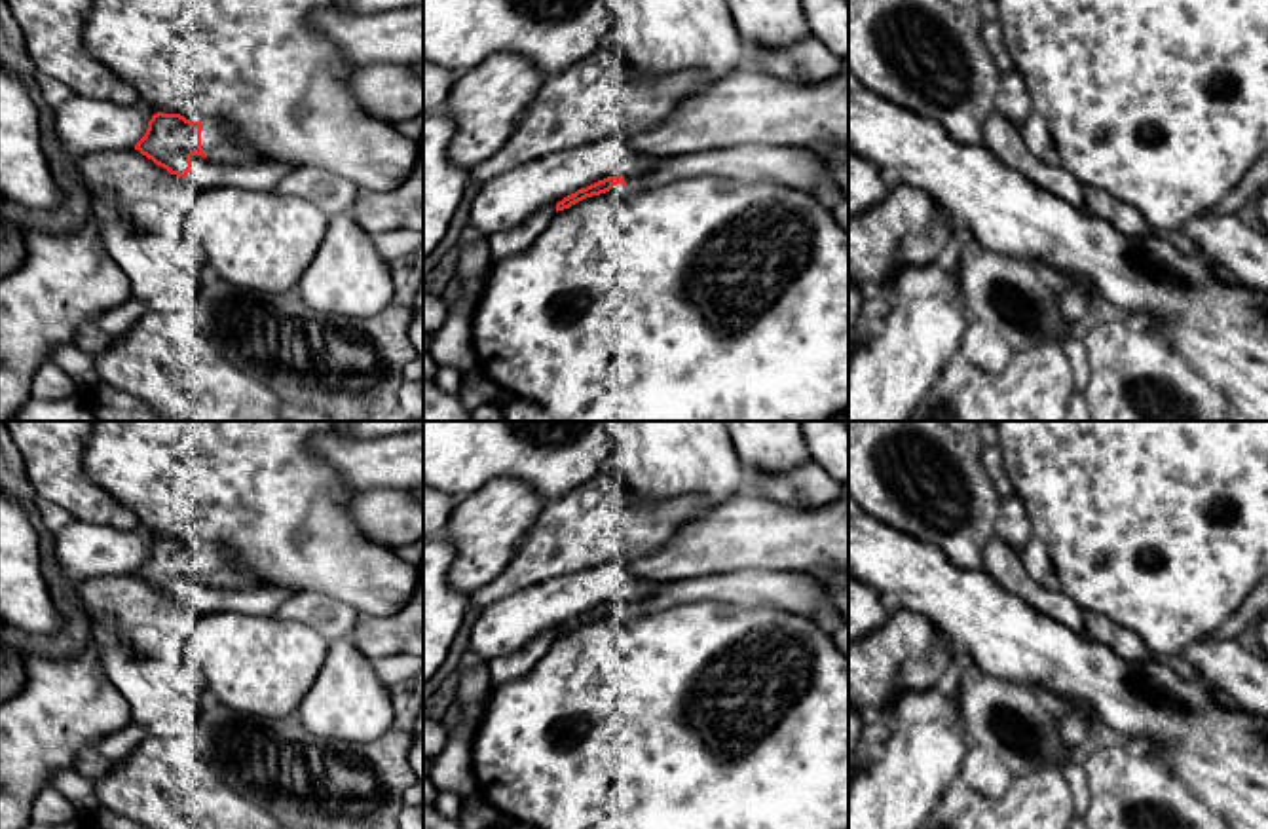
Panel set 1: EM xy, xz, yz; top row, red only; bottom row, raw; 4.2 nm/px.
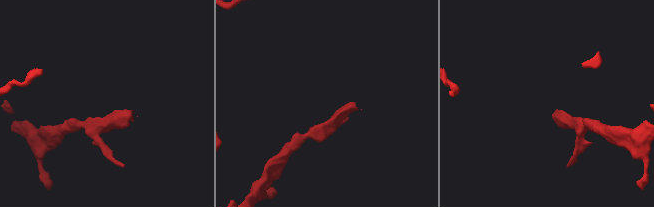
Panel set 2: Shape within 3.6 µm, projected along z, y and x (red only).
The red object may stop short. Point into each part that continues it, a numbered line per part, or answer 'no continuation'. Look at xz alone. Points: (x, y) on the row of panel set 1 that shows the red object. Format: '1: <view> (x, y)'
1: xz (794, 167)

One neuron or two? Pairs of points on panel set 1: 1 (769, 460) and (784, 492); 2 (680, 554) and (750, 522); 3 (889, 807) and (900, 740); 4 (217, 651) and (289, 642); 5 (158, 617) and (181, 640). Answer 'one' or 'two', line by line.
1: two
2: one
3: one
4: one
5: two

